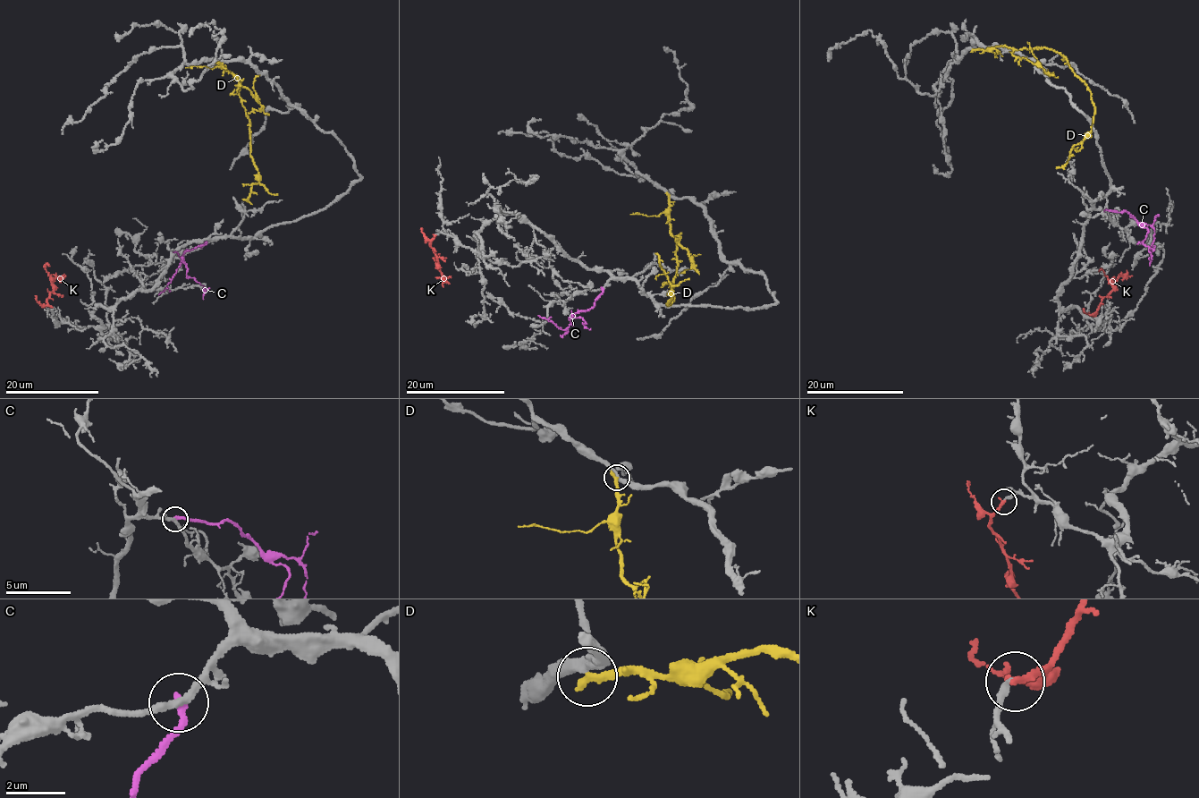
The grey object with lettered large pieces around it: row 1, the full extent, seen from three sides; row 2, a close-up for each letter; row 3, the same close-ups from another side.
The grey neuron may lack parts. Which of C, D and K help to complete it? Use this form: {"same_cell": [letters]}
{"same_cell": ["K"]}

